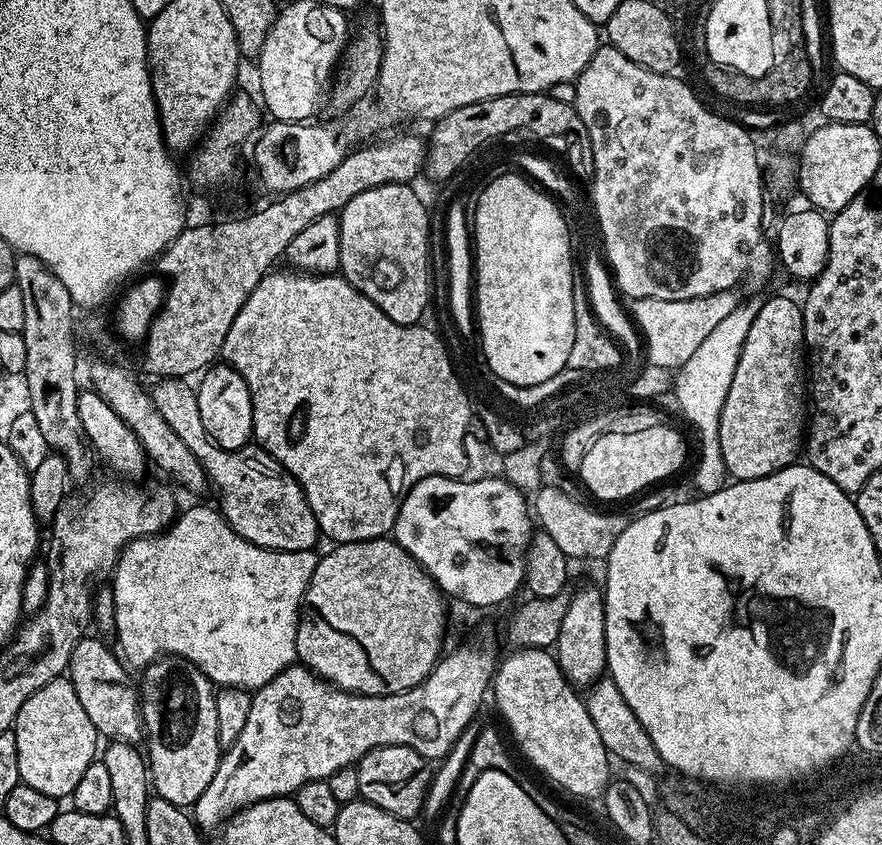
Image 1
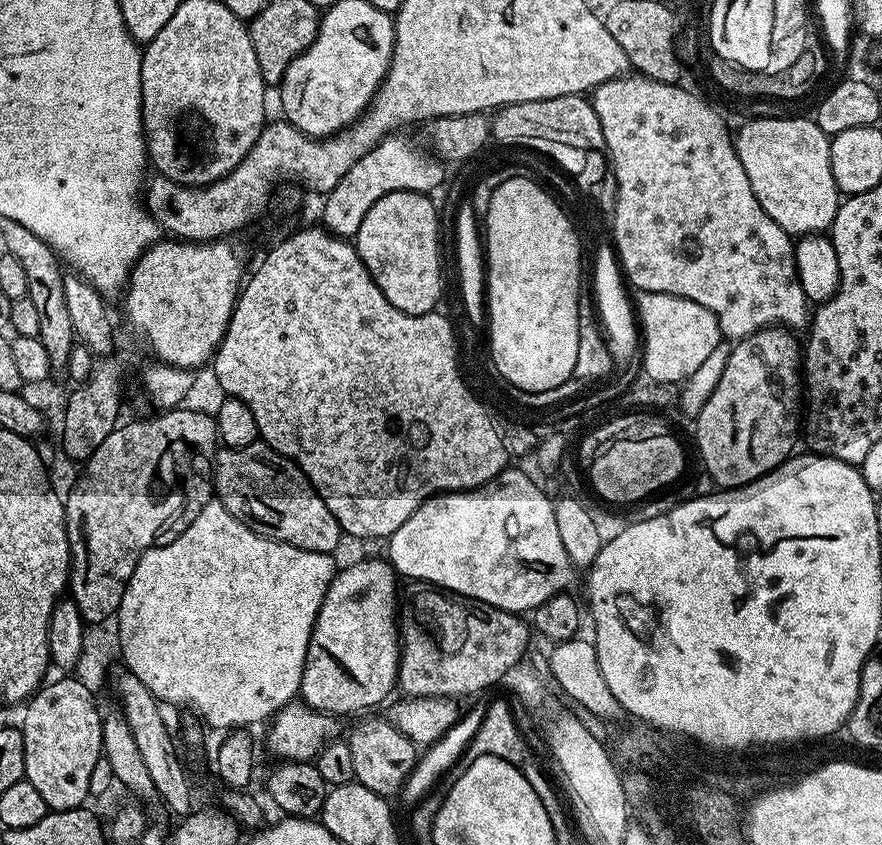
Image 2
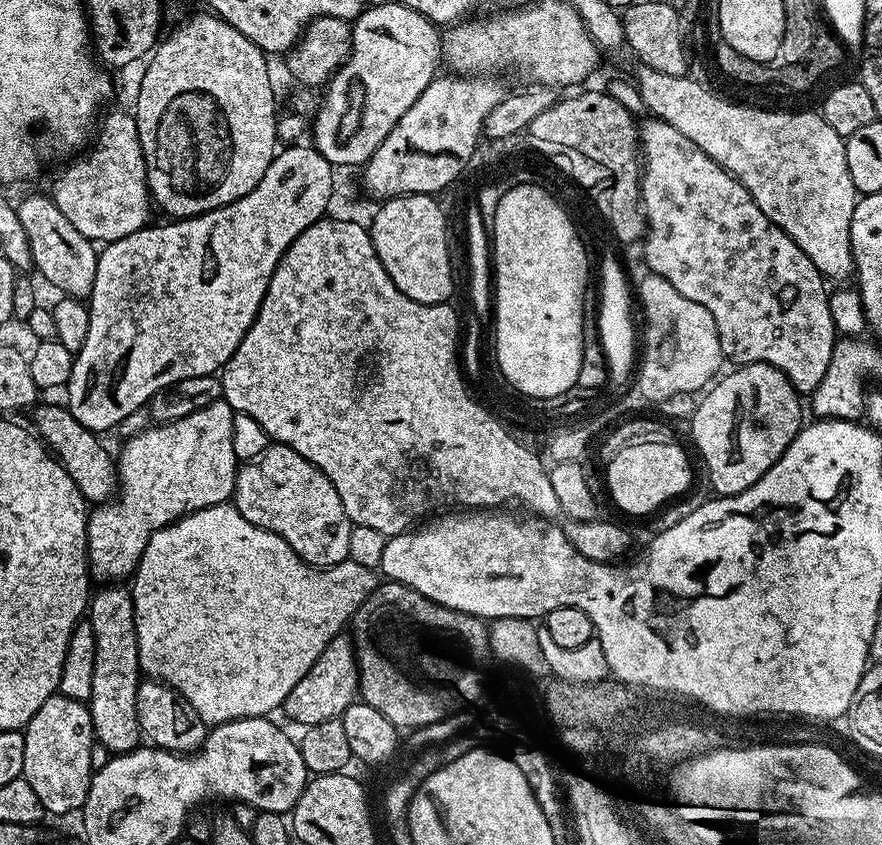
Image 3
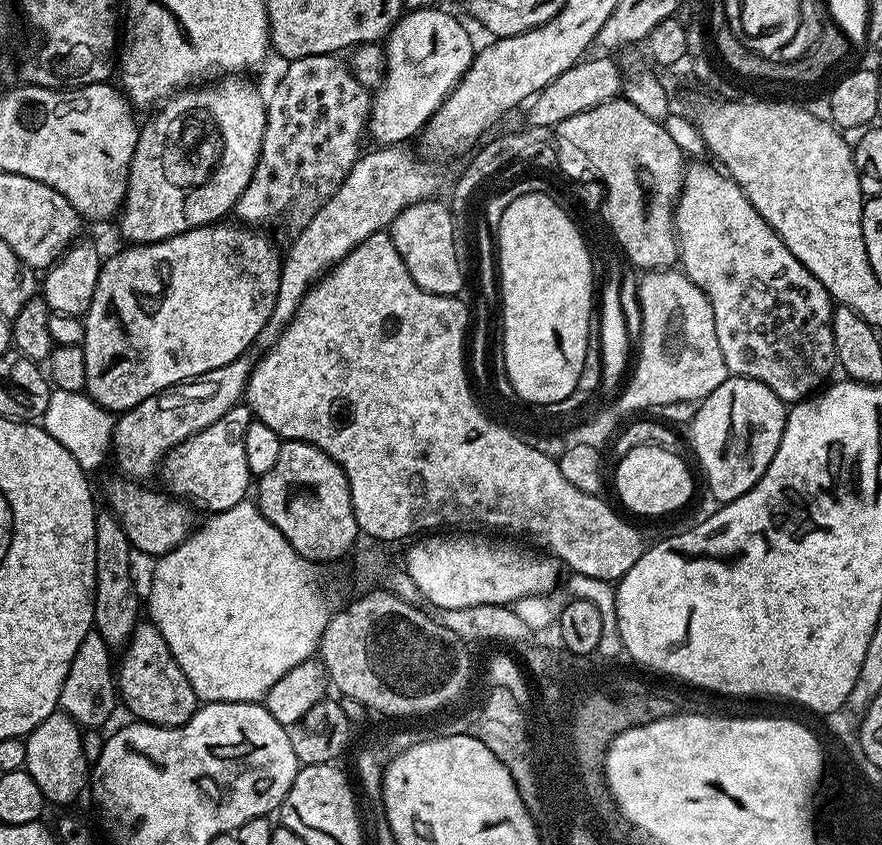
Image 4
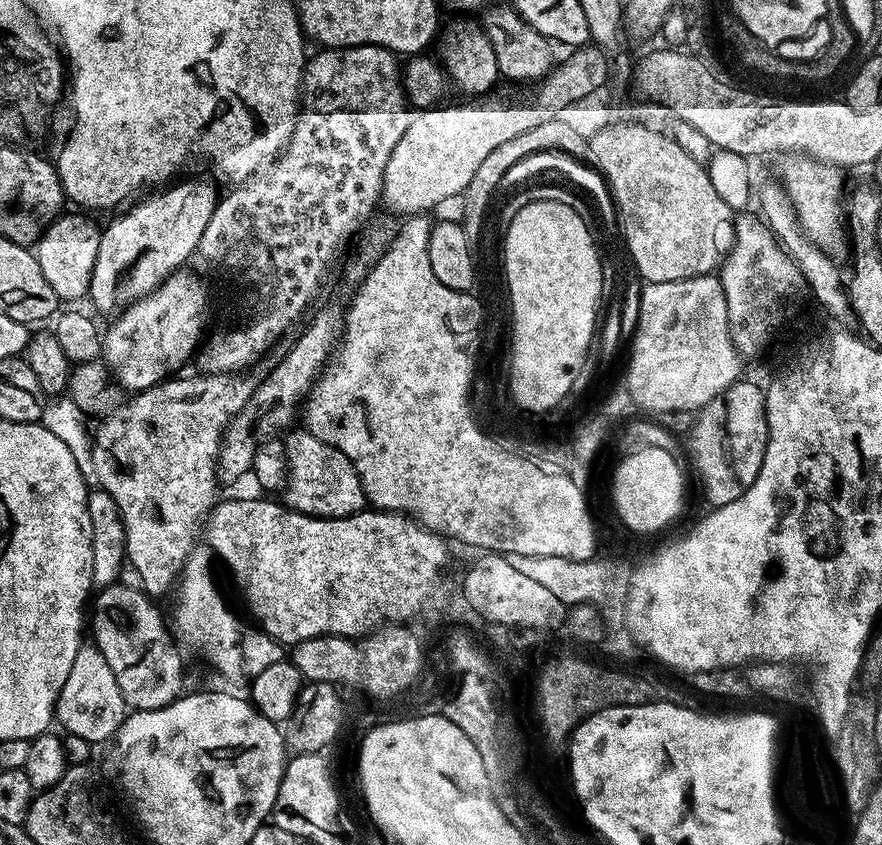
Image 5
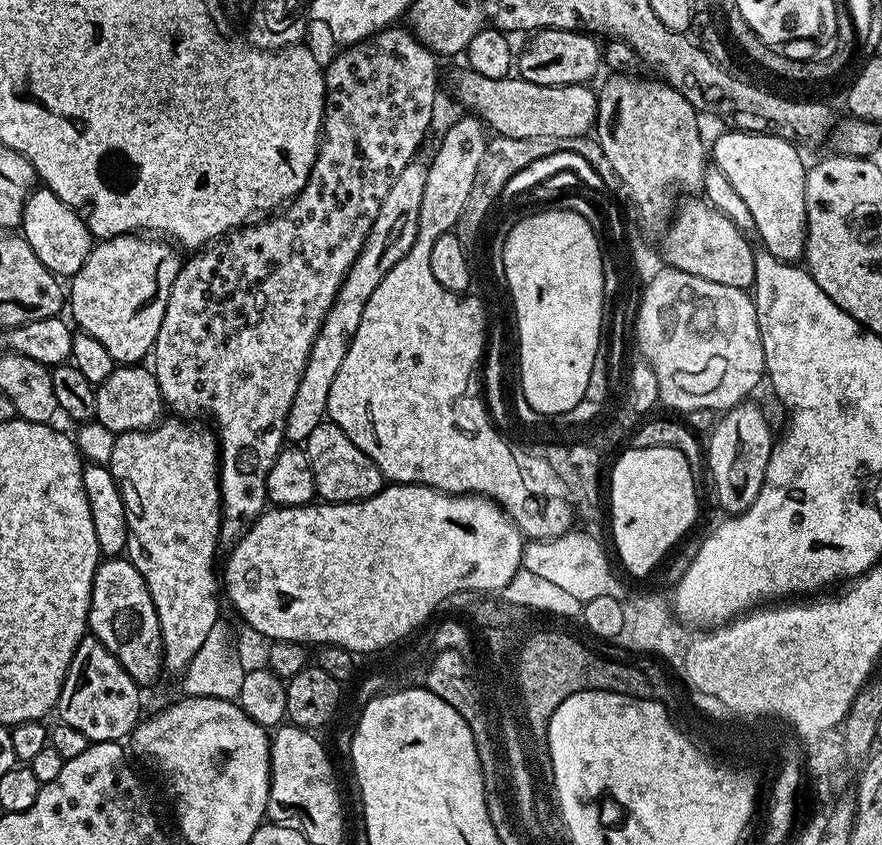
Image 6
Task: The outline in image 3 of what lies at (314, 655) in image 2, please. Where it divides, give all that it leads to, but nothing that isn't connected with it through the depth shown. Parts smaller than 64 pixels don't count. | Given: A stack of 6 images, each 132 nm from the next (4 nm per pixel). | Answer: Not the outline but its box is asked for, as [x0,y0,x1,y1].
[282,634,358,726]

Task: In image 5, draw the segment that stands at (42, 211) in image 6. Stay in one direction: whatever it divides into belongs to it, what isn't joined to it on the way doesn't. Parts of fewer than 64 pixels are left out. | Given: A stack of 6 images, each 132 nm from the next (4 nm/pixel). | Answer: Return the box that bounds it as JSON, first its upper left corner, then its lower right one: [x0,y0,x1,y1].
[36,213,101,301]

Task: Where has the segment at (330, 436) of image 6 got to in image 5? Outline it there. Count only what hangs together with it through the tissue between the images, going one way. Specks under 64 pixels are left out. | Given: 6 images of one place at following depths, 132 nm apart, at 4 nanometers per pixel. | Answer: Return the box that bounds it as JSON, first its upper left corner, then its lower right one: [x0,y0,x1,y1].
[285,429,366,518]

